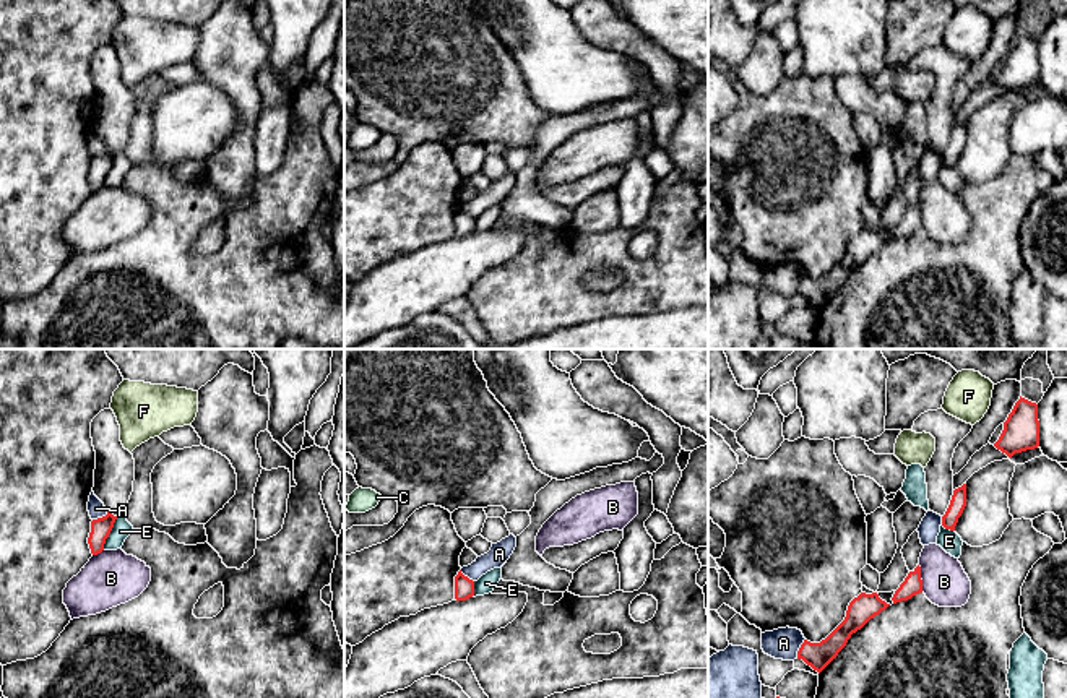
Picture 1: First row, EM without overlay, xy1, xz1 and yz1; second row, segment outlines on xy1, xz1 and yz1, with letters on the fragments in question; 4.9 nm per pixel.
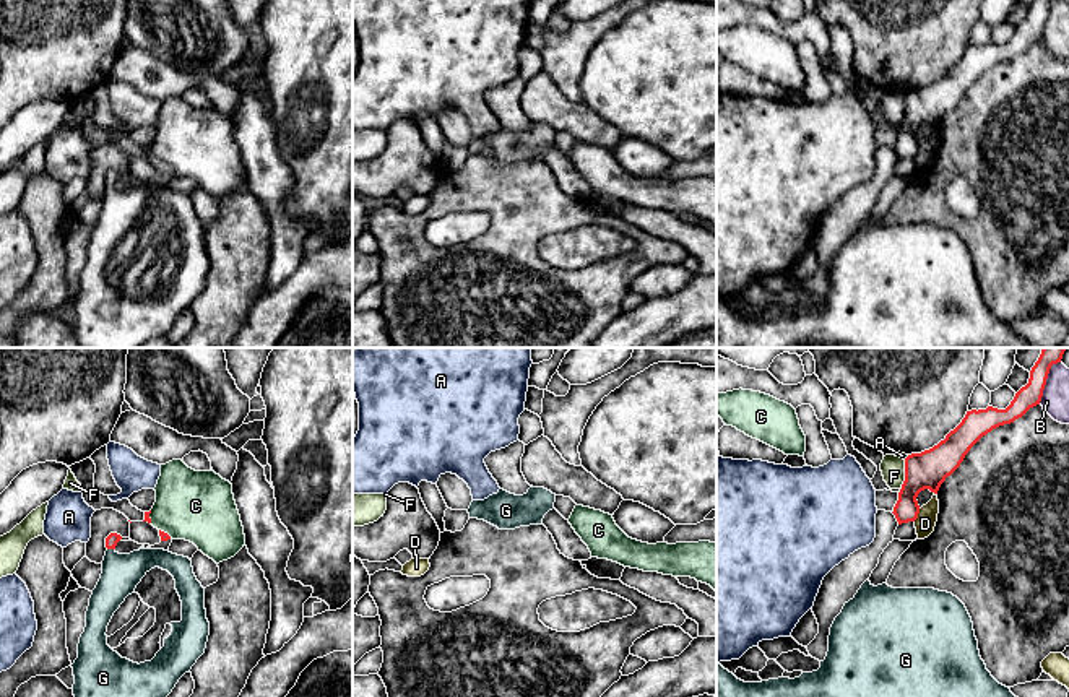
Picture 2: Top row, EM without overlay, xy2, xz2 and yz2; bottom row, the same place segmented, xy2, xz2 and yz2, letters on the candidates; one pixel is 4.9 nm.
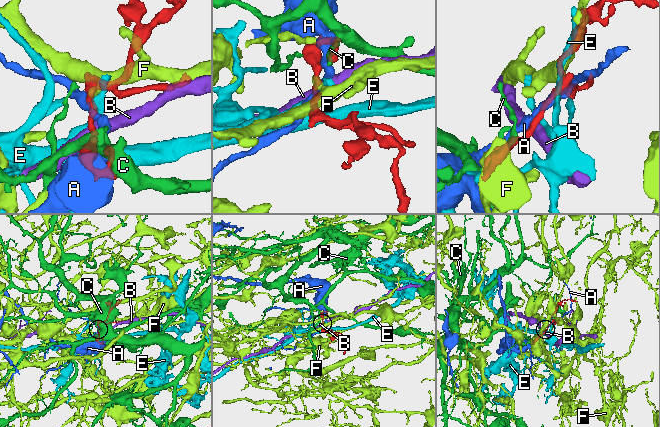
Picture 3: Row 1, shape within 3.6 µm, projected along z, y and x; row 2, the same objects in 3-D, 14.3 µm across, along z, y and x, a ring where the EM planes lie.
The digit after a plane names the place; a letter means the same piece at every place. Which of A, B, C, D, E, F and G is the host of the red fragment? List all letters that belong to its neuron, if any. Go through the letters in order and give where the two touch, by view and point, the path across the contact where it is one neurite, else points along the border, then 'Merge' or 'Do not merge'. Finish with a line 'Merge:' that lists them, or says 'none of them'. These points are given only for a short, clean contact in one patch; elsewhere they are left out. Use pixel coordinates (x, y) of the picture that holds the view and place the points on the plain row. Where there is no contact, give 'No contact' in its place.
A: Touches red at yz1 (799, 284). Do not merge
B: Touches red at yz2 (1045, 20). Boundary: yz2 (1053, 0), (1038, 39). Do not merge
C: Touches red at xy2 (148, 153). Do not merge
D: Touches red at yz2 (917, 151). Boundary: yz2 (920, 145), (913, 156). Do not merge
E: Touches red at xy1 (109, 169). Boundary: xy1 (117, 153), (103, 185). Do not merge
F: Touches red at yz2 (905, 111). Boundary: yz2 (905, 96), (905, 116), (900, 125). Do not merge
G: Touches red at xy2 (111, 184). Path across: xy2 (111, 177), (111, 184), (111, 194), (121, 210). Merge
Merge: G

